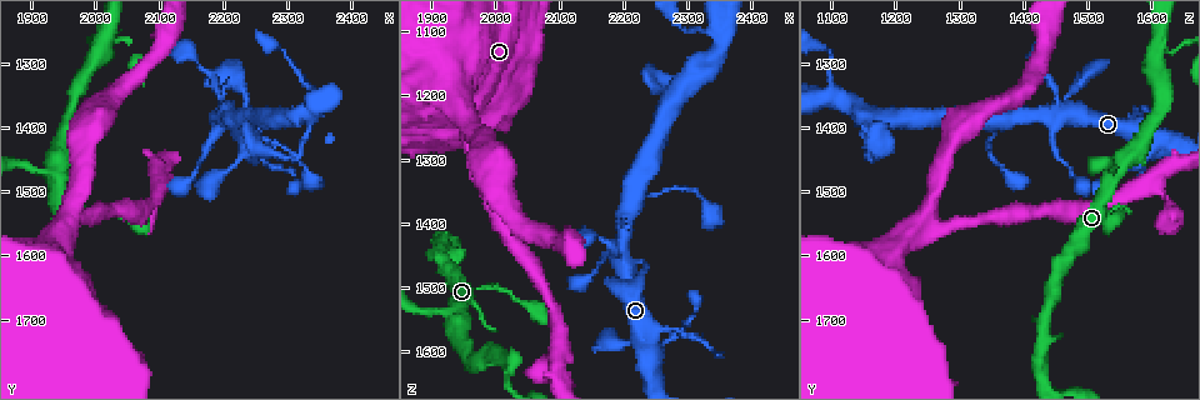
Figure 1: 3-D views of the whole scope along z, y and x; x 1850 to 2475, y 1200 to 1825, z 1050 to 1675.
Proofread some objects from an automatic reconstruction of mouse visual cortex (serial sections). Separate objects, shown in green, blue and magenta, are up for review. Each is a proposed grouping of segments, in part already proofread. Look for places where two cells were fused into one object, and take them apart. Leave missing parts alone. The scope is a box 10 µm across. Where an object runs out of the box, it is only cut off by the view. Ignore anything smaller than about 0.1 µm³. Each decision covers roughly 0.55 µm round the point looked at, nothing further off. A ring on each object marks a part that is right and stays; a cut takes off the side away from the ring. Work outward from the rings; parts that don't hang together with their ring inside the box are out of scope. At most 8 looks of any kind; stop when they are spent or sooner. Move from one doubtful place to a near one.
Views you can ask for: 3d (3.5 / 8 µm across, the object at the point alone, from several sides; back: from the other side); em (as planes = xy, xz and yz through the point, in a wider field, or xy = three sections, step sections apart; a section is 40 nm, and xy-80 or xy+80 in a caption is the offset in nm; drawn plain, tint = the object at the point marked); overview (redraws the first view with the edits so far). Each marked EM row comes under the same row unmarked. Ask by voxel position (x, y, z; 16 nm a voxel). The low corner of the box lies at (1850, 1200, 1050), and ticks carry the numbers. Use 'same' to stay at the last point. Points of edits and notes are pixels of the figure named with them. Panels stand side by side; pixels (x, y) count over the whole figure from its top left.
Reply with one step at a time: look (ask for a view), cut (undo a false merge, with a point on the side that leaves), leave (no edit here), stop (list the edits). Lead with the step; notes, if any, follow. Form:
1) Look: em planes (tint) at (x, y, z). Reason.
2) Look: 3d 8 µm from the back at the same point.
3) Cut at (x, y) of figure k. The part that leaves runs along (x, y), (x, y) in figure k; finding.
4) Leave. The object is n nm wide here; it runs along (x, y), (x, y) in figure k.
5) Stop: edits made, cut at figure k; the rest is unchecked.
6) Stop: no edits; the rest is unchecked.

Look: 3d 8 µm at (2225, 1400, 1350). Sudden change in width.

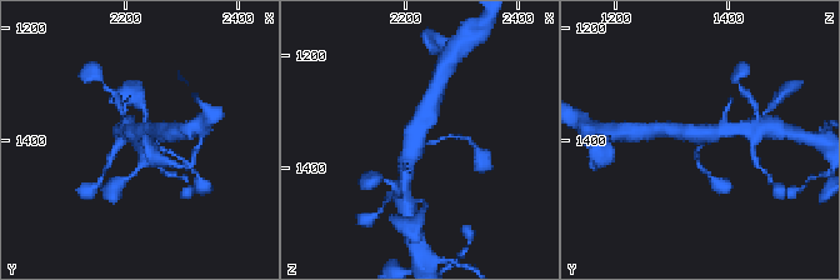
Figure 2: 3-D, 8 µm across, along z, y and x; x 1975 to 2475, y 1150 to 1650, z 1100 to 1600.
Look: em xy step 2 (tint) at the same point.

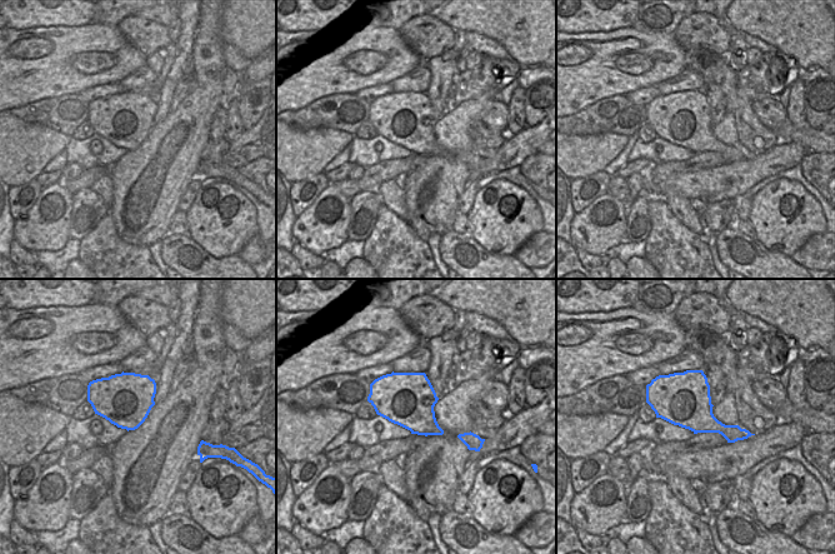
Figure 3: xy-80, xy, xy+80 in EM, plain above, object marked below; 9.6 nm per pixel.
Leave. The arms are 100, 400, 450 nm wide; it runs along (405, 175), (415, 128), (429, 109) in figure 2; one cell here.

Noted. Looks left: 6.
Look: 3d 3.5 µm at (2225, 1335, 1480). Calibre changes.

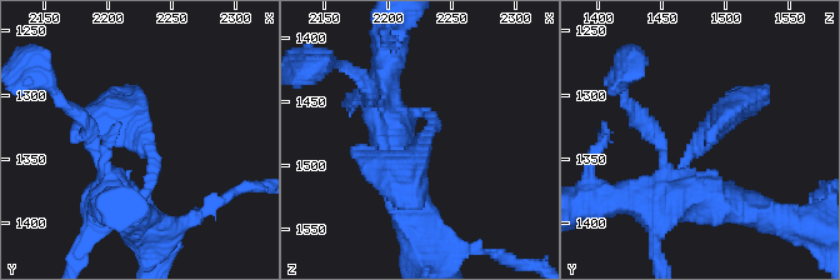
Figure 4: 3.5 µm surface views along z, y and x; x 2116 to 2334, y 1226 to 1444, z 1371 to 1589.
Look: em xy step 2 (tint) at (2228, 1336, 1482).

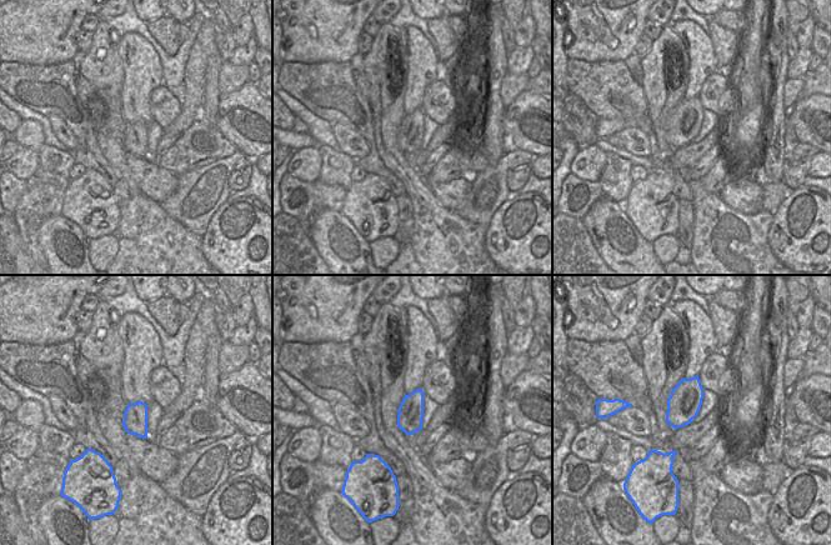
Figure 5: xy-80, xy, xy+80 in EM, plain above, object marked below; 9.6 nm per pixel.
Look: em xy step 3 (tint) at the same point. Cut it another way.

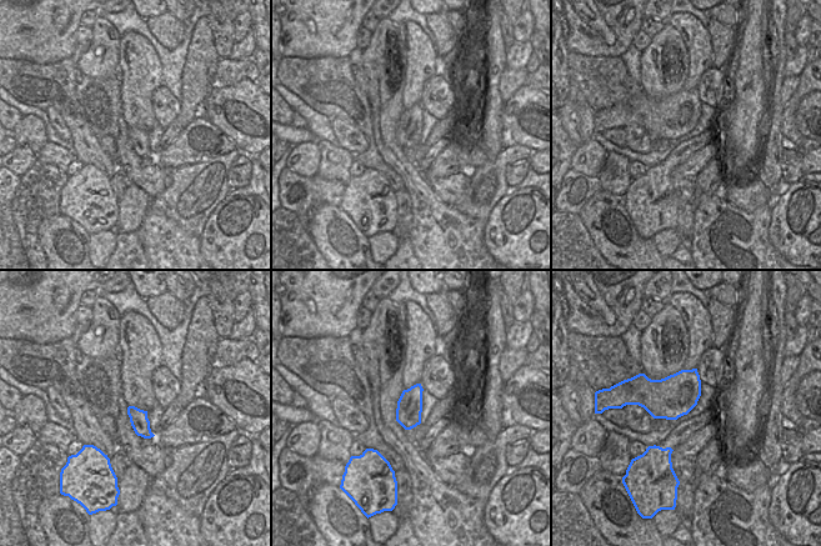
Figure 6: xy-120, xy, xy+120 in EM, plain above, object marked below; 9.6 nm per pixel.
Leave. It runs along (681, 199), (685, 160), (759, 95) in figure 4; all the same cell.

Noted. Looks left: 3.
Look: 3d 8 µm at (1940, 1475, 1535). Three-way junction.

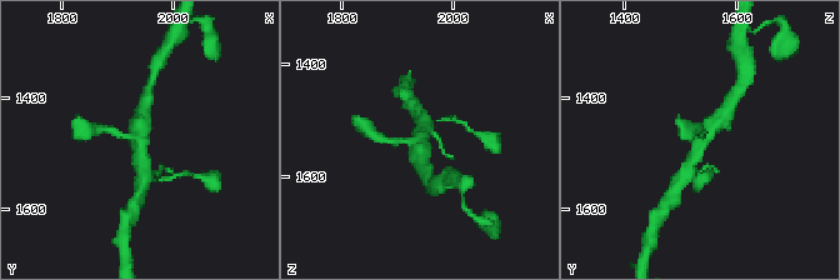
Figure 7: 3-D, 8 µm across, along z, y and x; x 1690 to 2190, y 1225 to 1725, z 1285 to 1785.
Look: em xy step 3 (tint) at the same point. 3 arms meet here; the arms are 200, 350, 450 nm wide.

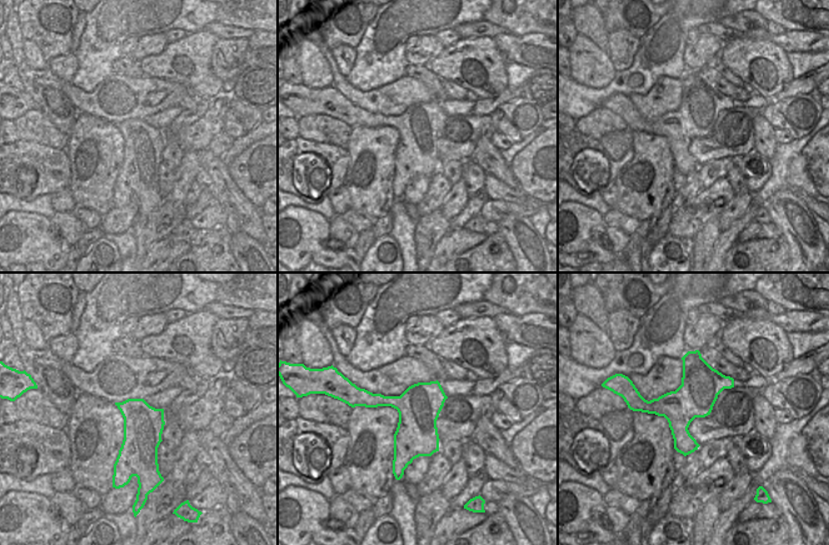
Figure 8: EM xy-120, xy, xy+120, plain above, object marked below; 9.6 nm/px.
Leave. Continuous, no second cell.

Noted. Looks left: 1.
Stop: no edits; the rest is unchecked.

